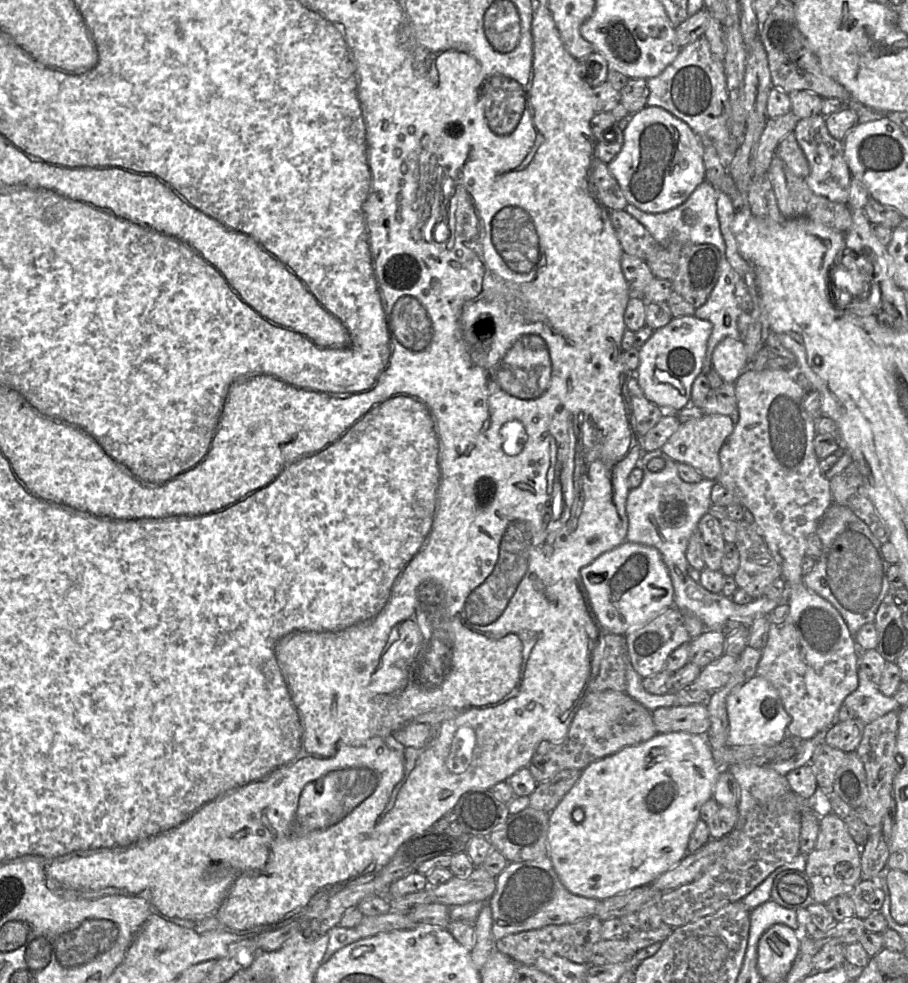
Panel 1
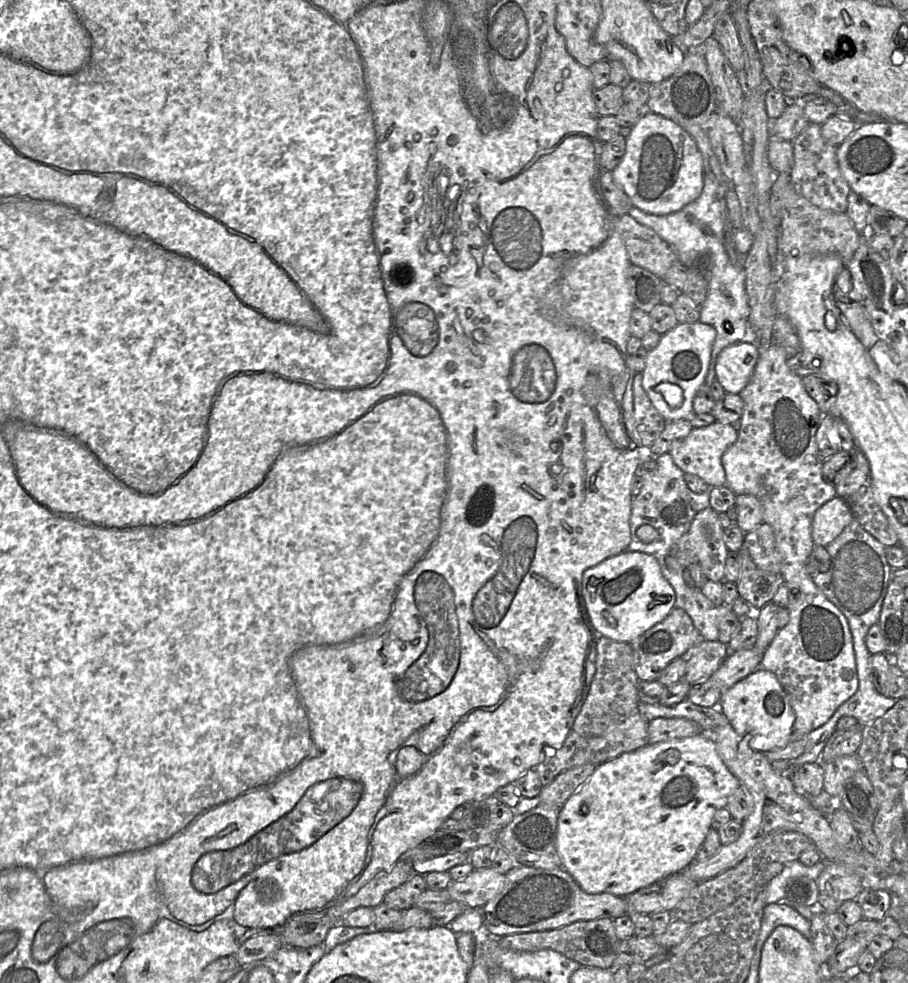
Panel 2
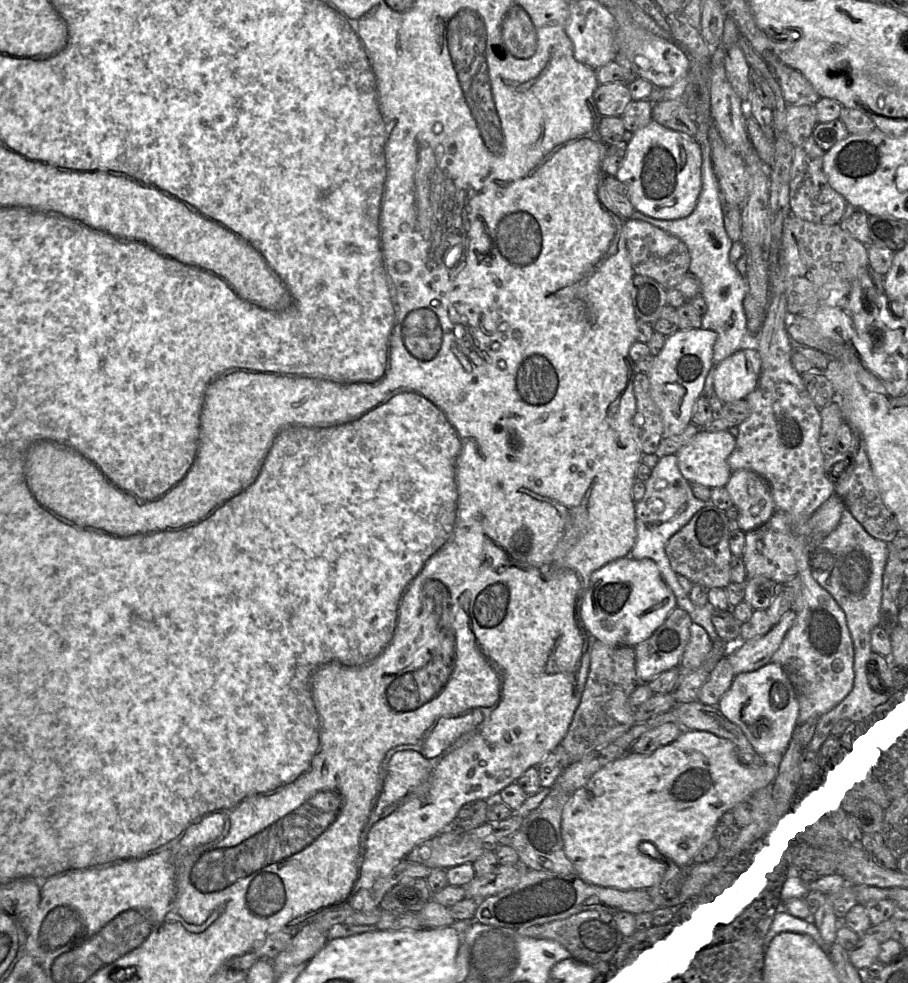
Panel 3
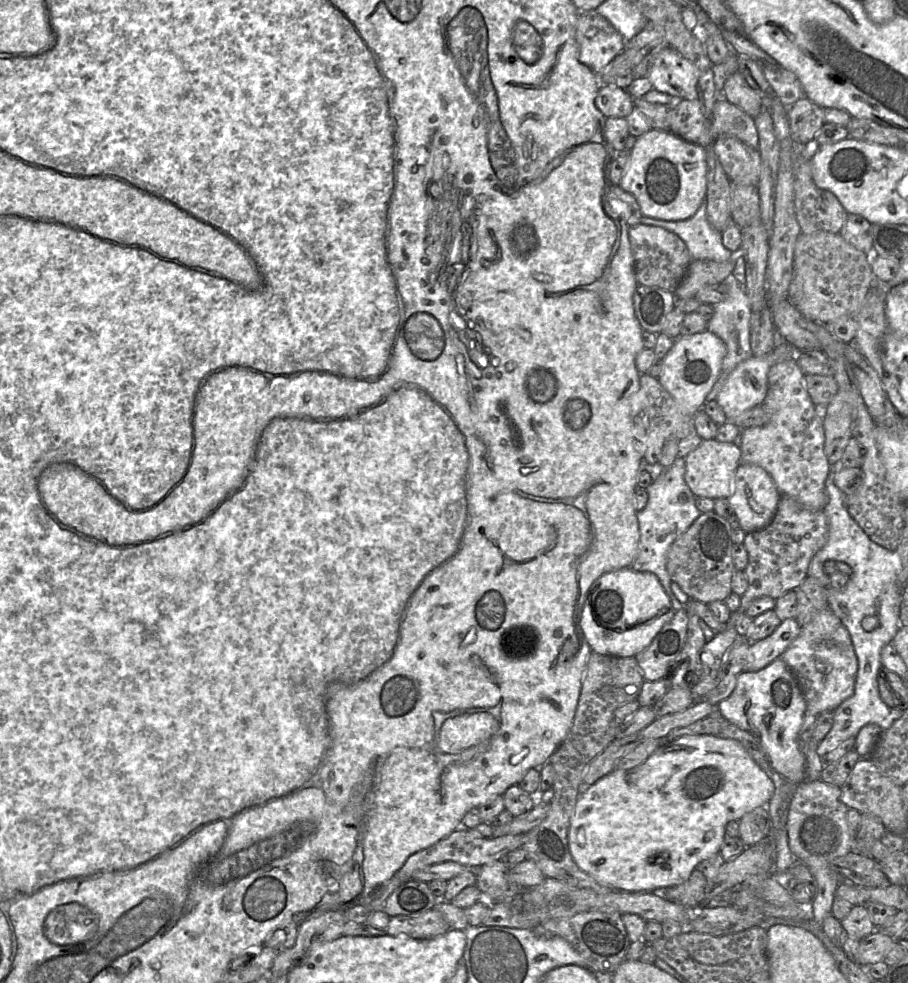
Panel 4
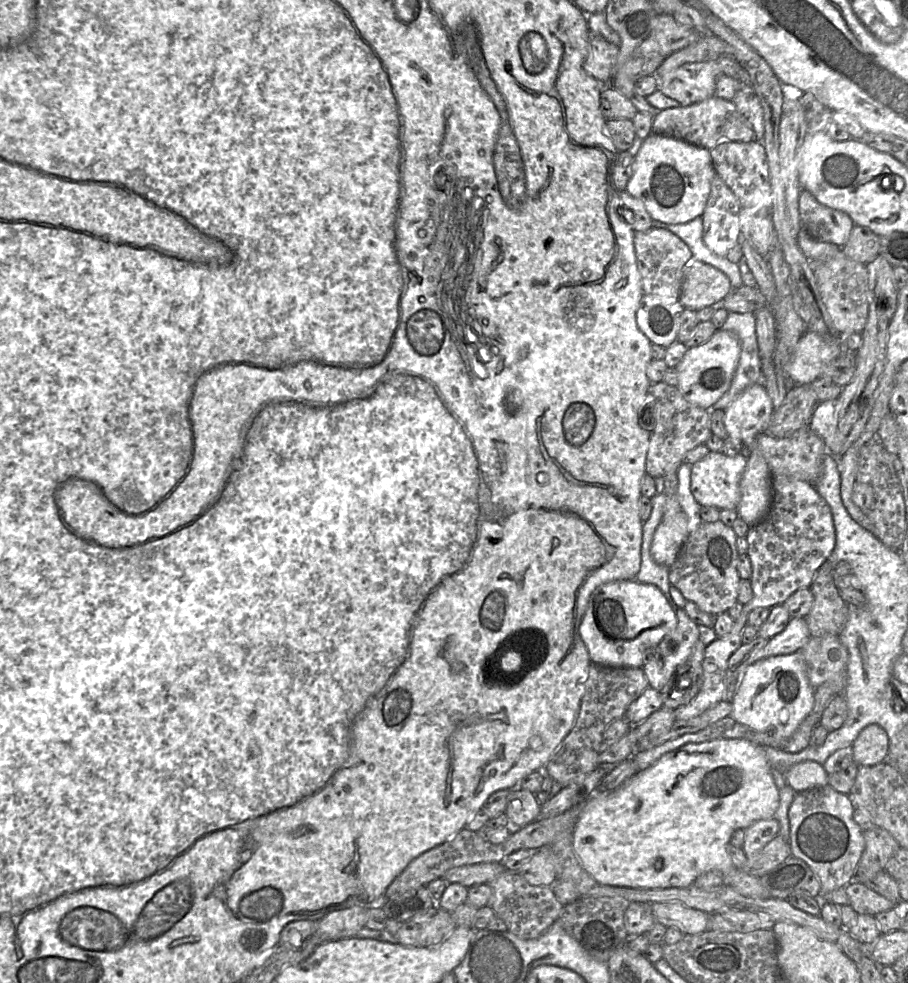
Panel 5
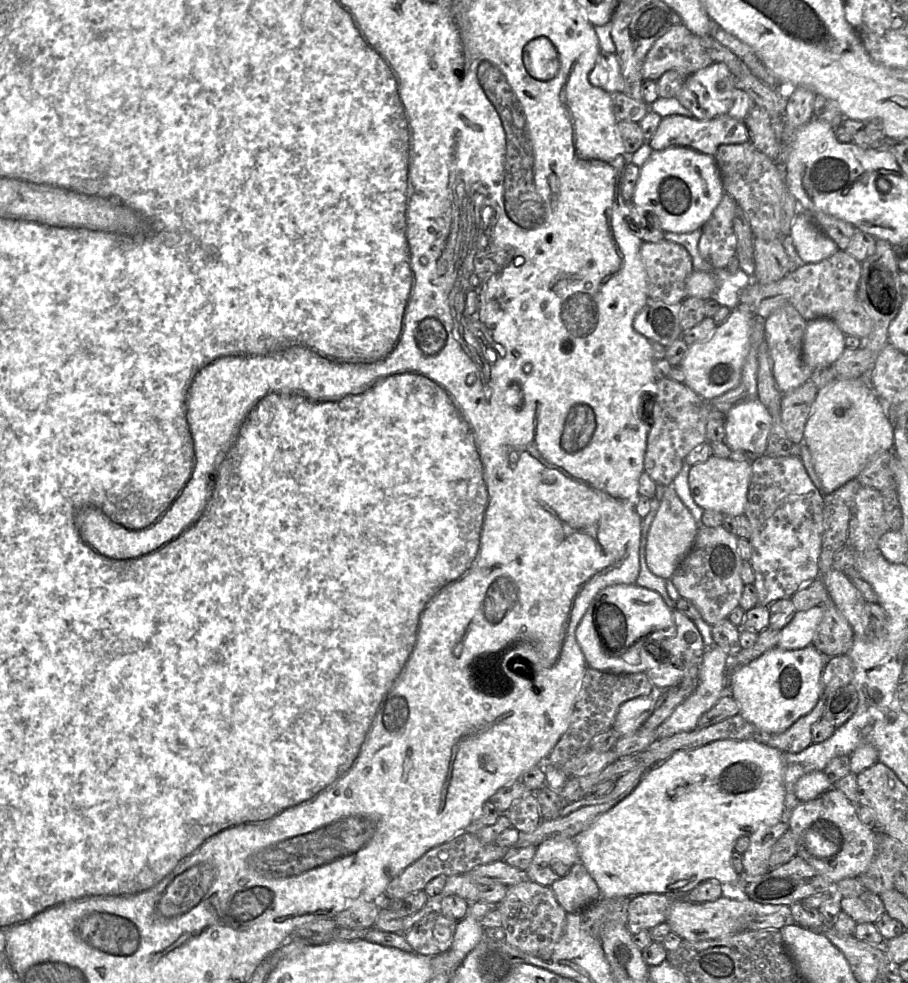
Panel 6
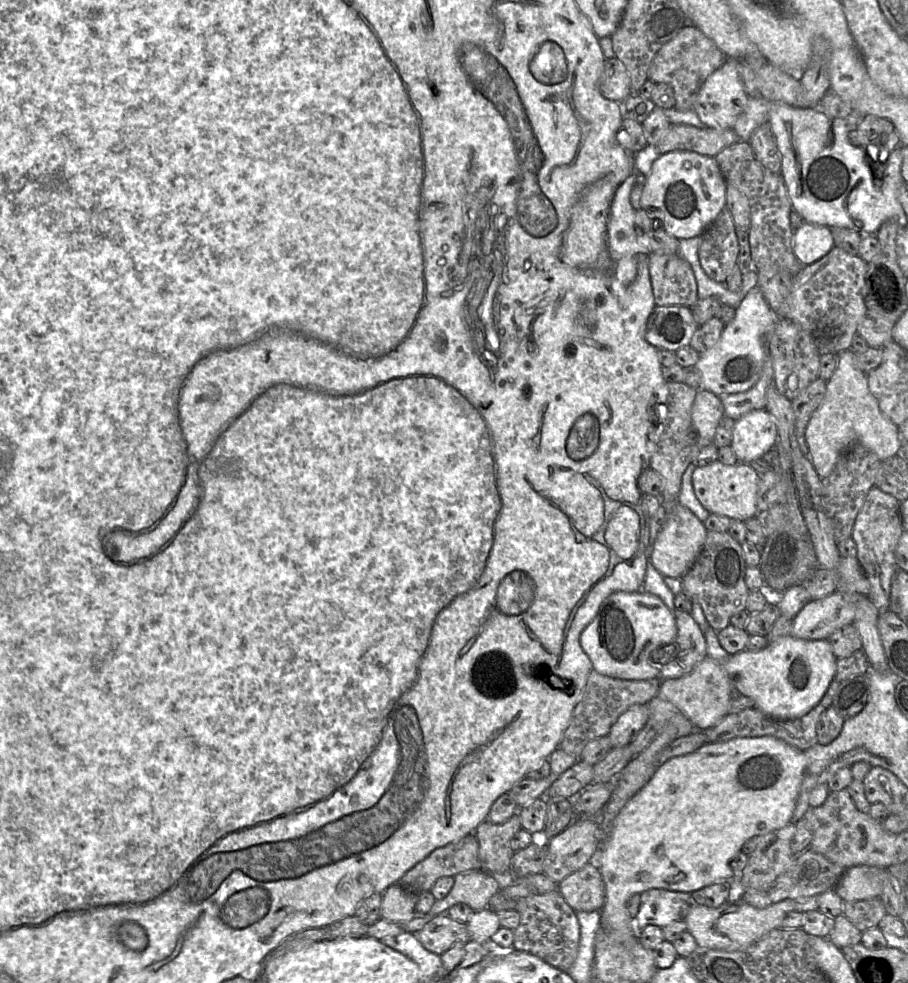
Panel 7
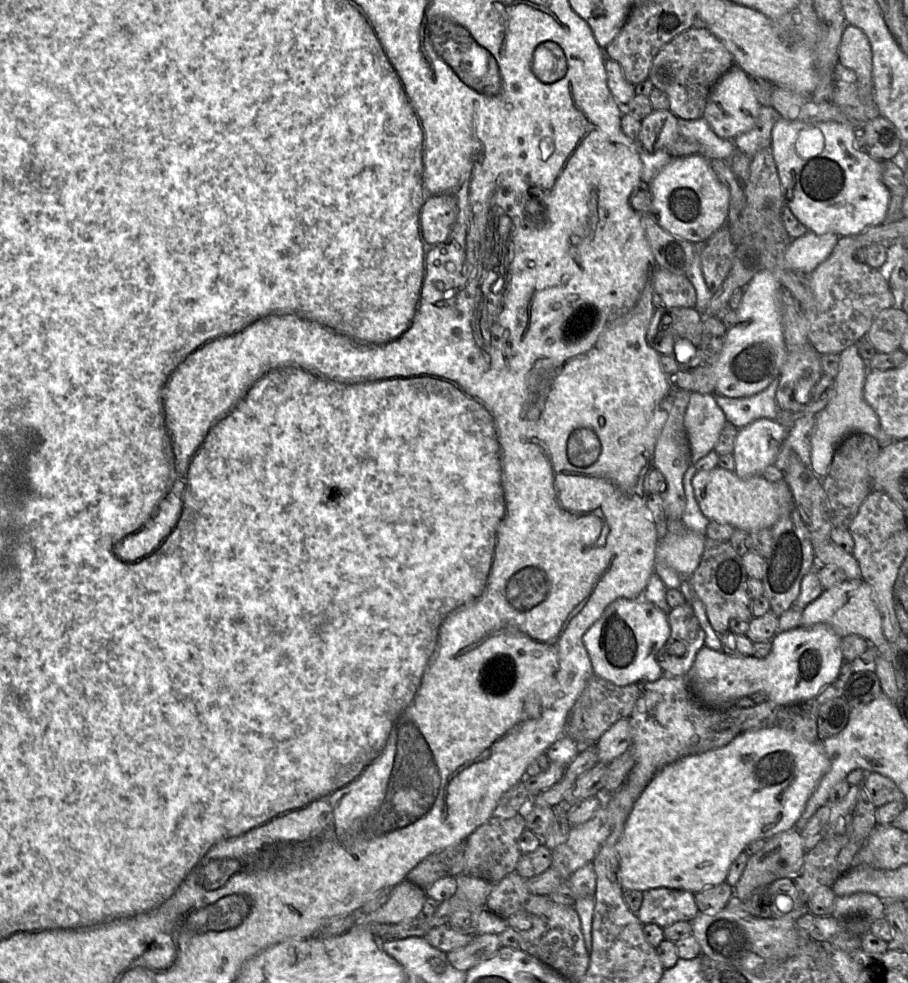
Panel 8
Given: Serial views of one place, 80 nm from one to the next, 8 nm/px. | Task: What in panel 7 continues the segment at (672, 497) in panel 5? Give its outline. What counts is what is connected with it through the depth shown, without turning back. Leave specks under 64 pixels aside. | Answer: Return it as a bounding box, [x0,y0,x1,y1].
[650,502,706,579]

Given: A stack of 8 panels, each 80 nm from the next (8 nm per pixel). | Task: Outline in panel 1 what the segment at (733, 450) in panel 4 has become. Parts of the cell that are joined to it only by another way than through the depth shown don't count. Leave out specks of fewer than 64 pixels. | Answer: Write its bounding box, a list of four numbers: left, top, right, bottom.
[662,414,733,481]

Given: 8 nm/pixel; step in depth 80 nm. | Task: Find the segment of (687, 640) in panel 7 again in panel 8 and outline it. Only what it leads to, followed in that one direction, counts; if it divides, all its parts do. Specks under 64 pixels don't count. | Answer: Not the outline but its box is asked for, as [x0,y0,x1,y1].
[657,602,705,677]

